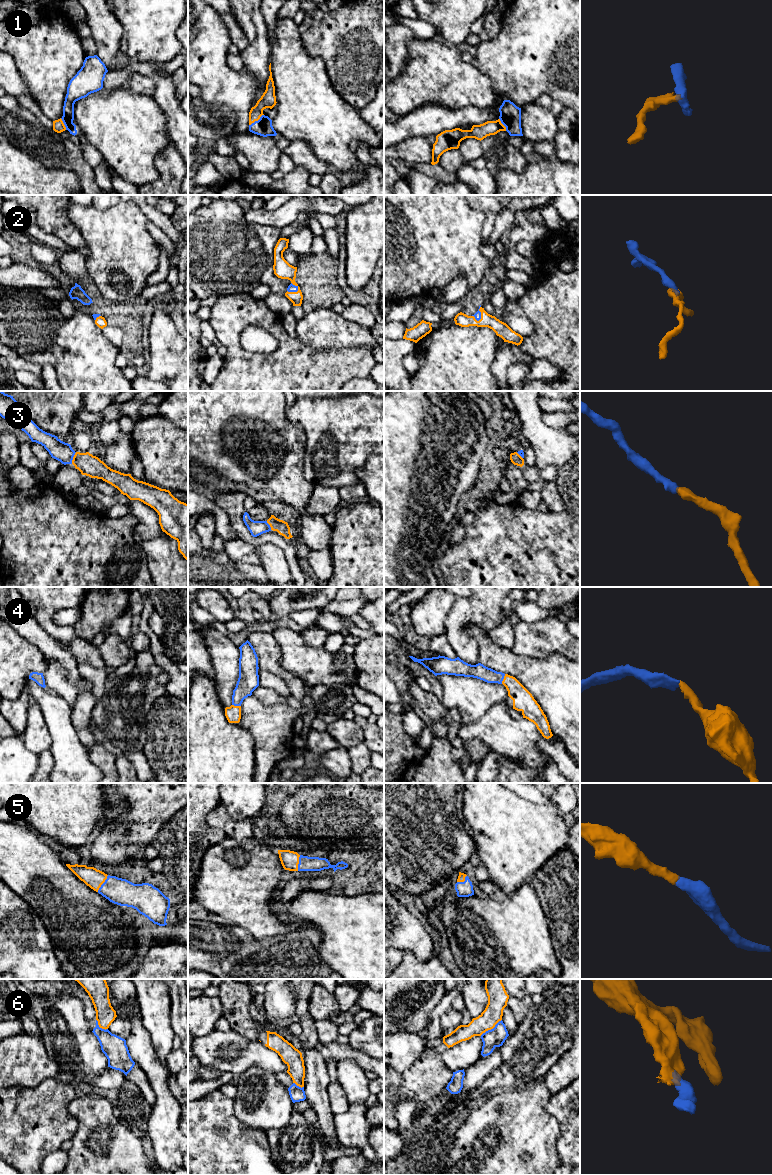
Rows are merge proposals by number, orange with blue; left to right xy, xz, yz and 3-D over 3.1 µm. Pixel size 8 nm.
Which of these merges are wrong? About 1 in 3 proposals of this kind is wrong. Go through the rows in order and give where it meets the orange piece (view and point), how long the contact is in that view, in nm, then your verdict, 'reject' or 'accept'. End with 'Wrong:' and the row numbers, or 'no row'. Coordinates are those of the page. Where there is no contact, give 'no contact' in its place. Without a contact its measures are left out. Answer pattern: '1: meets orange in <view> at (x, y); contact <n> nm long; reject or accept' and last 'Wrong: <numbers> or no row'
1: meets orange in xz at (256, 120); contact 150 nm long; accept
2: meets orange in xz at (294, 292); contact 100 nm long; accept
3: meets orange in xy at (73, 458); contact 100 nm long; accept
4: meets orange in yz at (503, 679); contact 90 nm long; accept
5: meets orange in xy at (103, 882); contact 160 nm long; accept
6: meets orange in yz at (490, 1029); contact 220 nm long; reject
Wrong: 6

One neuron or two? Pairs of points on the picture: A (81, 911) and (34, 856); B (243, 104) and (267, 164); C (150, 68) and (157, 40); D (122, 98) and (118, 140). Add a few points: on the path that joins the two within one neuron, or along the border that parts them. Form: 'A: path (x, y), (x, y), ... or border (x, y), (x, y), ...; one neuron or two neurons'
A: path (67, 897), (40, 870); one neuron
B: border (237, 129), (248, 131); two neurons
C: border (136, 60), (160, 61), (164, 63); two neurons
D: path (122, 108), (122, 130); one neuron

